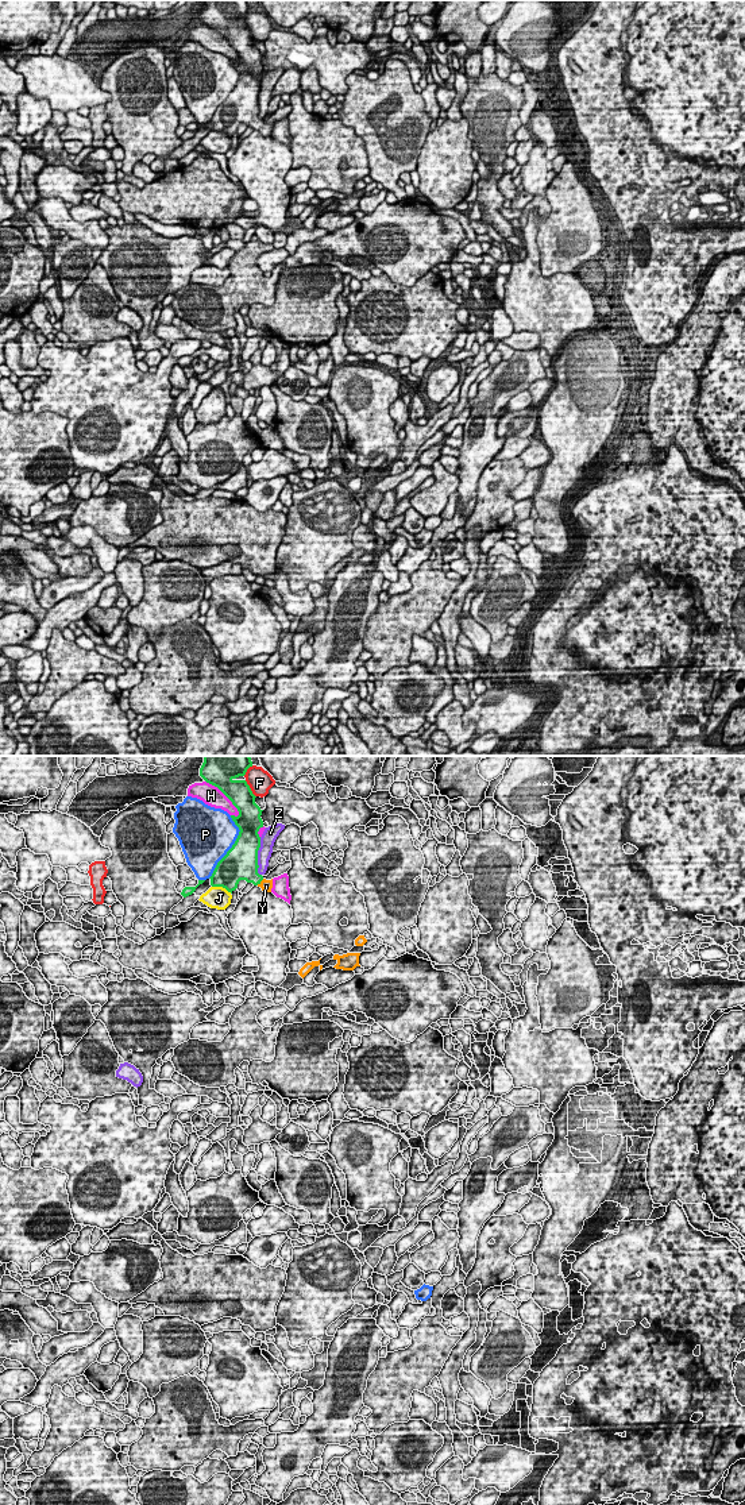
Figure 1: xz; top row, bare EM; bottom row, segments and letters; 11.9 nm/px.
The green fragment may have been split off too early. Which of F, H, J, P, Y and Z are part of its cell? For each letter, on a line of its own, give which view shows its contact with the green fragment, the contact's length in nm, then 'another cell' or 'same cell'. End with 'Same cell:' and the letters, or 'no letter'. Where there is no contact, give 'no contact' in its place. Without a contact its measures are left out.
F: meets green in xz; contact 240 nm long; another cell
H: meets green in xz; contact 600 nm long; another cell
J: meets green in xz; contact 260 nm long; another cell
P: meets green in xz; contact 800 nm long; another cell
Y: meets green in xz; contact 120 nm long; same cell
Z: meets green in xz; contact 460 nm long; another cell
Same cell: Y

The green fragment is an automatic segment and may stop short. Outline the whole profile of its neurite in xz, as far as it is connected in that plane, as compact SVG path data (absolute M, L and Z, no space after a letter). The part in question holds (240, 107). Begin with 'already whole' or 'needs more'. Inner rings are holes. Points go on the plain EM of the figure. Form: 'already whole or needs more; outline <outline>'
needs more; outline M204 0L200 20L217 31L238 53L239 59L231 59L239 72L239 80L217 107L211 123L212 131L223 131L228 136L238 132L240 124L252 127L263 136L271 136L273 123L266 124L258 117L258 94L260 92L259 73L263 72L262 53L255 47L255 39L246 24L239 24L252 11L250 0Z

